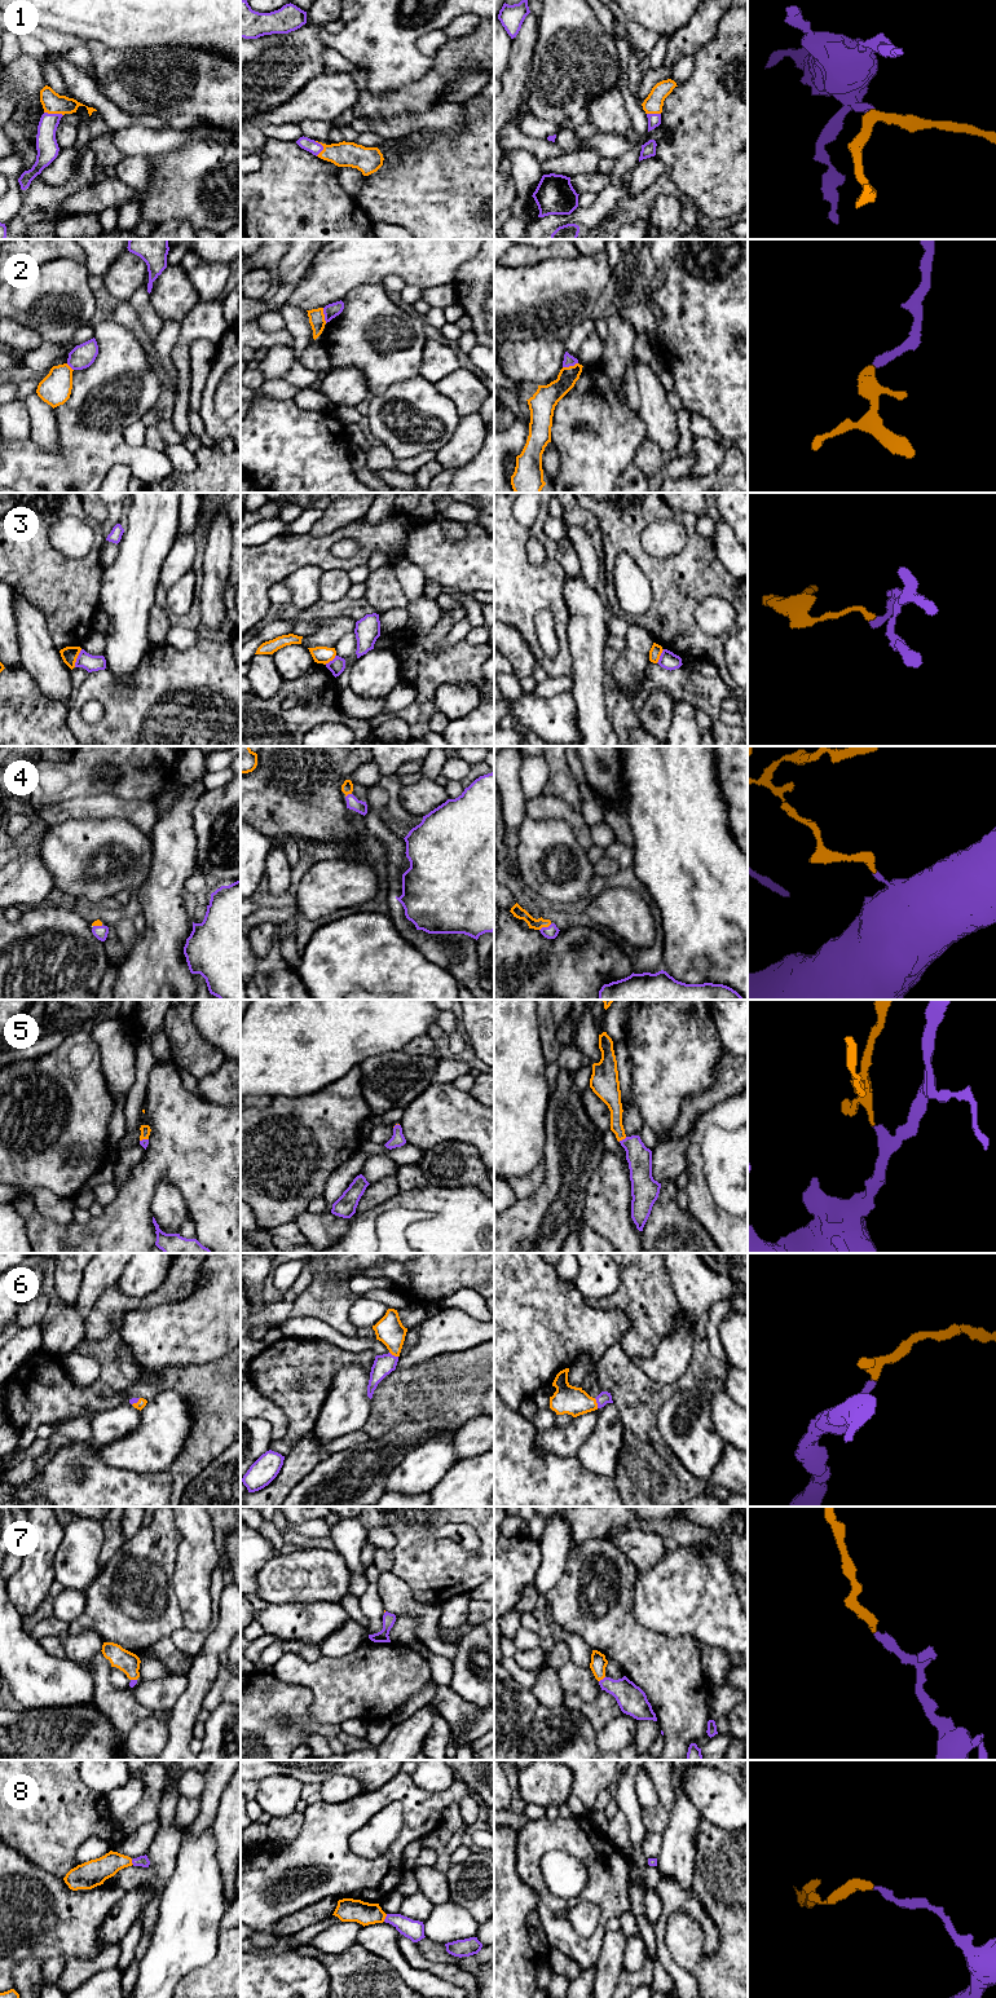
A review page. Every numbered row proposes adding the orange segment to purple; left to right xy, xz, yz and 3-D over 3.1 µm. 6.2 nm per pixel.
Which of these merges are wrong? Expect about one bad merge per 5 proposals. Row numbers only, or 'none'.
2, 3

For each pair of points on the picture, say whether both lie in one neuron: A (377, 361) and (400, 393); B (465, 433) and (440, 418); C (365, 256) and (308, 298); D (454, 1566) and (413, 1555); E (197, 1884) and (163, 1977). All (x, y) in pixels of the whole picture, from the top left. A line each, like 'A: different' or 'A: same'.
A: different
B: different
C: same
D: same
E: same

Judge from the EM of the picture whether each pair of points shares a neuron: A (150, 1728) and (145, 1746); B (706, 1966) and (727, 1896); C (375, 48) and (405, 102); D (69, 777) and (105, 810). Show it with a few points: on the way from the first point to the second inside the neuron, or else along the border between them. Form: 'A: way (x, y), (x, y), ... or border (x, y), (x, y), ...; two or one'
A: way (150, 1732), (145, 1742); one
B: way (725, 1950), (727, 1948), (727, 1914); one
C: border (424, 74), (384, 96), (374, 96), (366, 88); two
D: border (119, 797), (98, 793), (60, 803); two

